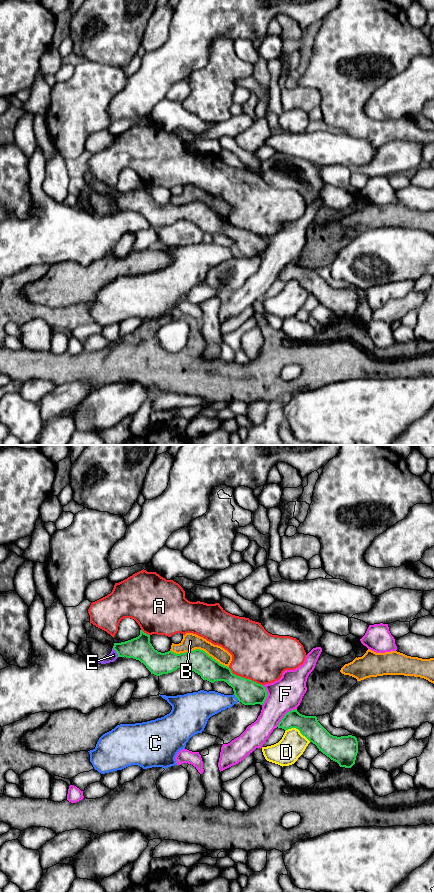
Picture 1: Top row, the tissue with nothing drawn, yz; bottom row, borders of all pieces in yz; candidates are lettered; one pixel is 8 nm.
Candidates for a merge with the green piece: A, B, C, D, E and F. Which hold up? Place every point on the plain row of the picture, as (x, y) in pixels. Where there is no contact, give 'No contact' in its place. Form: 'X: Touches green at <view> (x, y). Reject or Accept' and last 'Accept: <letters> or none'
A: Touches green at yz (245, 230). Reject
B: Touches green at yz (199, 201). Reject
C: Touches green at yz (235, 248). Reject
D: Touches green at yz (298, 281). Reject
E: Touches green at yz (116, 203). Reject
F: Touches green at yz (284, 267). Reject
Accept: none

